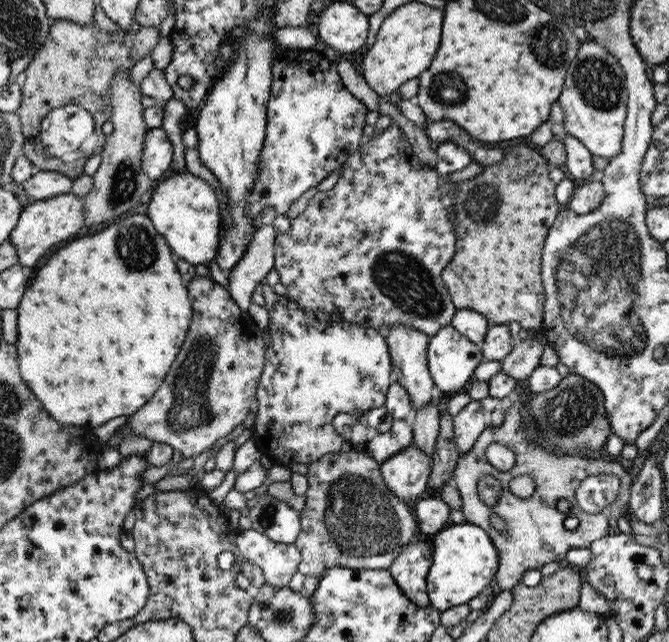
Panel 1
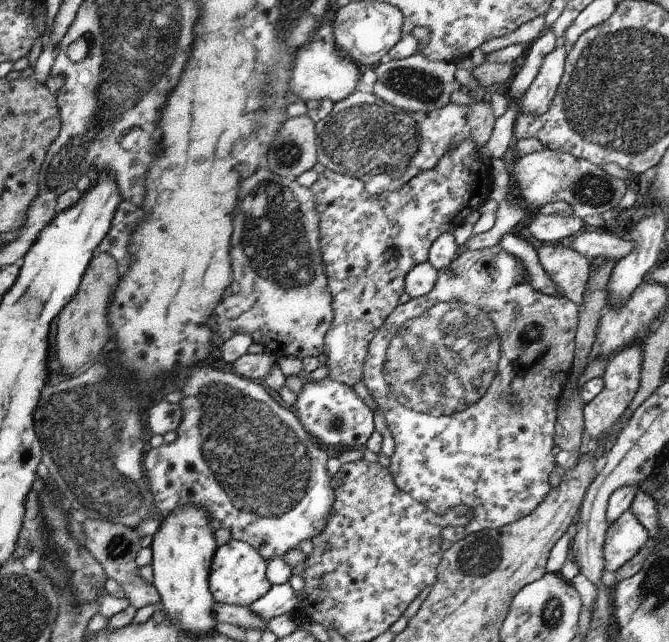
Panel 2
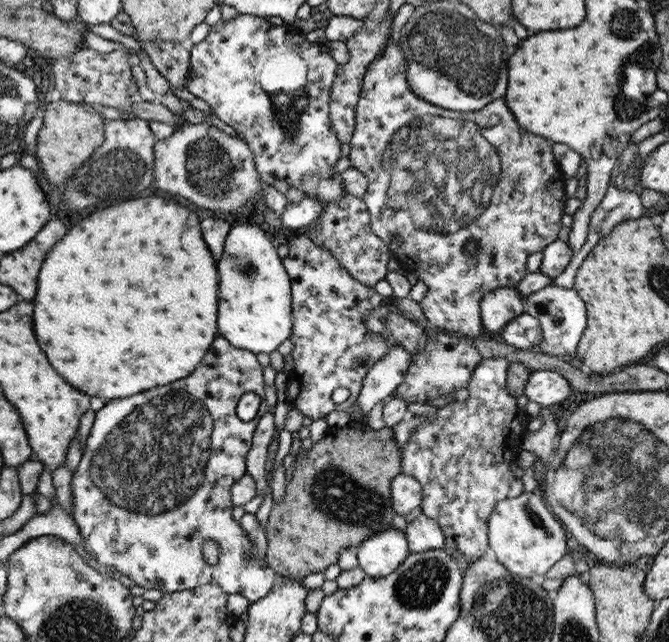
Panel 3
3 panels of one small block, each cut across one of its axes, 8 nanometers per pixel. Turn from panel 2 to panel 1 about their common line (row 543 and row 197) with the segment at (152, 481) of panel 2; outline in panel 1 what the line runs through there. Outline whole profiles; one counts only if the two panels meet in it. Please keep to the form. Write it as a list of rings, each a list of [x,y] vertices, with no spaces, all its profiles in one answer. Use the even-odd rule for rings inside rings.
[[[285,49],[282,53],[277,56],[277,60],[272,64],[273,82],[271,87],[272,97],[267,104],[267,125],[266,125],[266,136],[264,139],[264,147],[260,152],[258,158],[258,167],[256,167],[256,181],[254,181],[254,187],[250,189],[248,193],[248,212],[250,216],[255,219],[255,222],[259,222],[260,214],[262,210],[266,208],[274,208],[276,214],[286,215],[291,204],[294,204],[304,192],[308,192],[310,188],[316,188],[326,176],[330,176],[332,172],[341,170],[341,166],[345,165],[350,154],[356,153],[361,146],[361,142],[365,139],[362,135],[364,132],[364,126],[366,126],[366,114],[368,114],[368,108],[360,101],[356,96],[353,96],[343,86],[336,72],[336,65],[334,62],[329,61],[323,55],[317,55],[313,50],[308,51],[297,51],[291,49]]]

